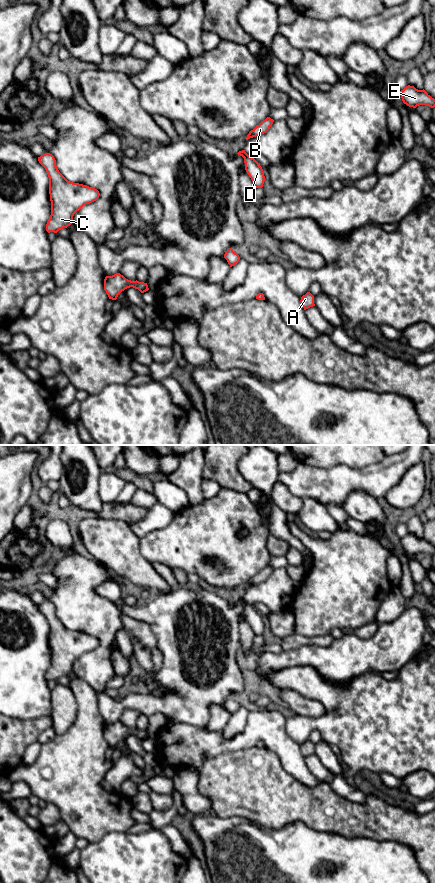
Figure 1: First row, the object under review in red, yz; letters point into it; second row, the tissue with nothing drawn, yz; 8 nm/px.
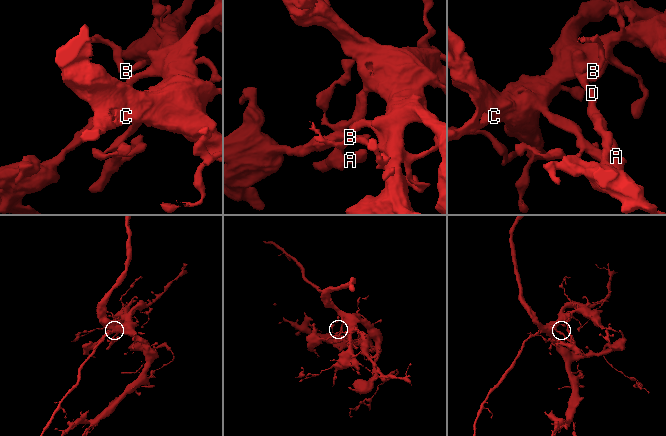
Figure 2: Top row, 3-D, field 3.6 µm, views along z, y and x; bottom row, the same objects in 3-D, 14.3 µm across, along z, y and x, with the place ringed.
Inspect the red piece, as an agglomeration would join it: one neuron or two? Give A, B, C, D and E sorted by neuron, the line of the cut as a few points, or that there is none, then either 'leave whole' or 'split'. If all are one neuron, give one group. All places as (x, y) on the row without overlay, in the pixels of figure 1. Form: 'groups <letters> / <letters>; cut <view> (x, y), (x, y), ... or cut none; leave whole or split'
groups A B C D E; cut none; leave whole

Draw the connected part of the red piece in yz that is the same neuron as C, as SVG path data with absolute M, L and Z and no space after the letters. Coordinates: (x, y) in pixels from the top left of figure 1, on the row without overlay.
M50 601L38 605L49 625L51 663L46 672L48 681L57 681L72 672L74 662L84 653L96 649L100 641L87 633L68 629L58 618L56 608Z

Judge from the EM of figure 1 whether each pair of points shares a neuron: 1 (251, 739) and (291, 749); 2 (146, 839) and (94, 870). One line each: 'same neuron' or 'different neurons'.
1: same neuron
2: same neuron

